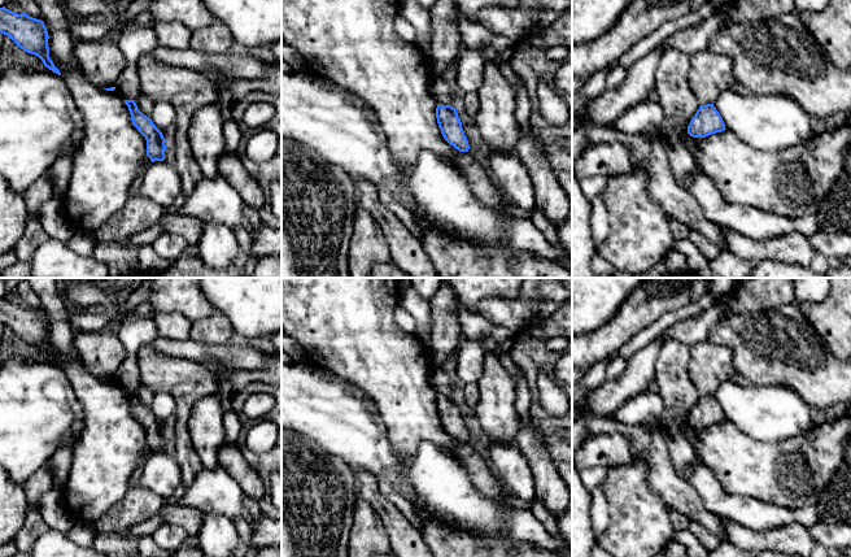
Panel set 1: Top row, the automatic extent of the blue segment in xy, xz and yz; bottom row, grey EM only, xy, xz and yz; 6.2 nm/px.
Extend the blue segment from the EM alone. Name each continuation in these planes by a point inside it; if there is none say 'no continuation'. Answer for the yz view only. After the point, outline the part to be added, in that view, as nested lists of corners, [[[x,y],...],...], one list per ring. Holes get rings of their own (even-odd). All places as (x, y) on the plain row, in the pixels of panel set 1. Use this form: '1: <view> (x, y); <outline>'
no continuation

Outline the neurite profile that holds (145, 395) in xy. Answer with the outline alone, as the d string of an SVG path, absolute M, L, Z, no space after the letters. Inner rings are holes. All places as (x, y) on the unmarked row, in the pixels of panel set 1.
M139 384L135 393L136 393L139 401L144 406L150 409L150 405L152 405L152 401L153 401L153 397L154 397L156 393L150 388L148 388L148 387L143 386L143 384Z

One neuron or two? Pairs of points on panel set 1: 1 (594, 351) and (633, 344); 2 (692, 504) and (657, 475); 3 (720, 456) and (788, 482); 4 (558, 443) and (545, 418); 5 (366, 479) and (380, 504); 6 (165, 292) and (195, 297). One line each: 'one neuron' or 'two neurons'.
1: two neurons
2: one neuron
3: one neuron
4: one neuron
5: one neuron
6: one neuron

